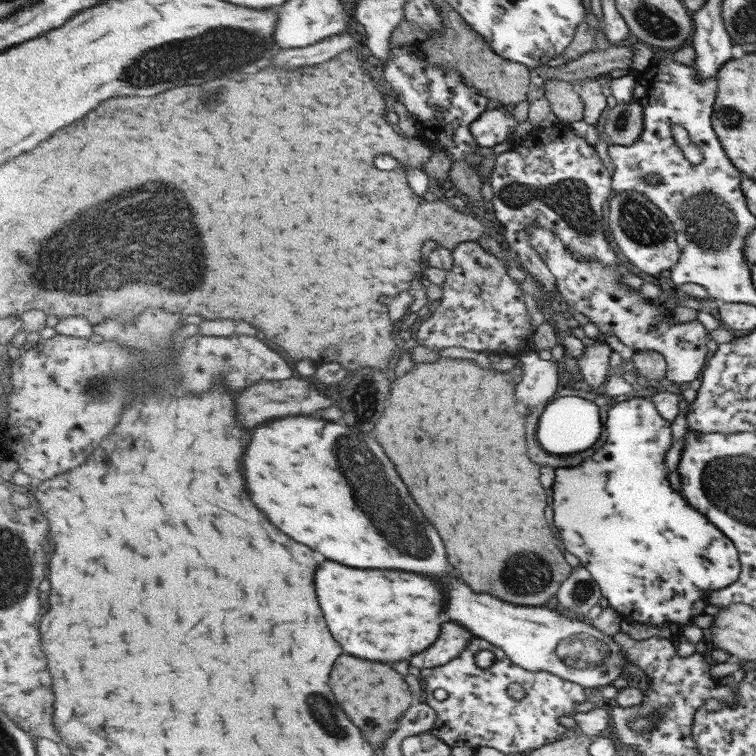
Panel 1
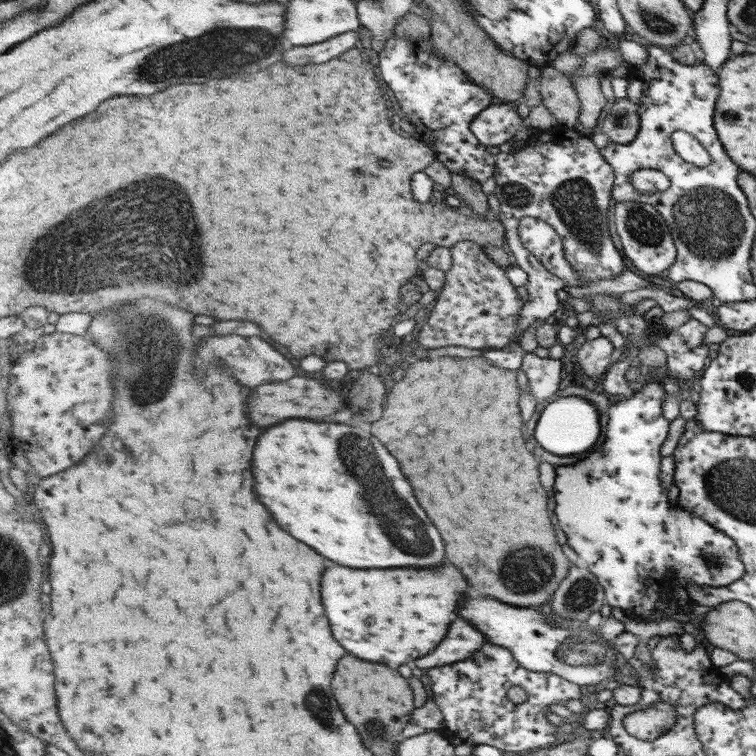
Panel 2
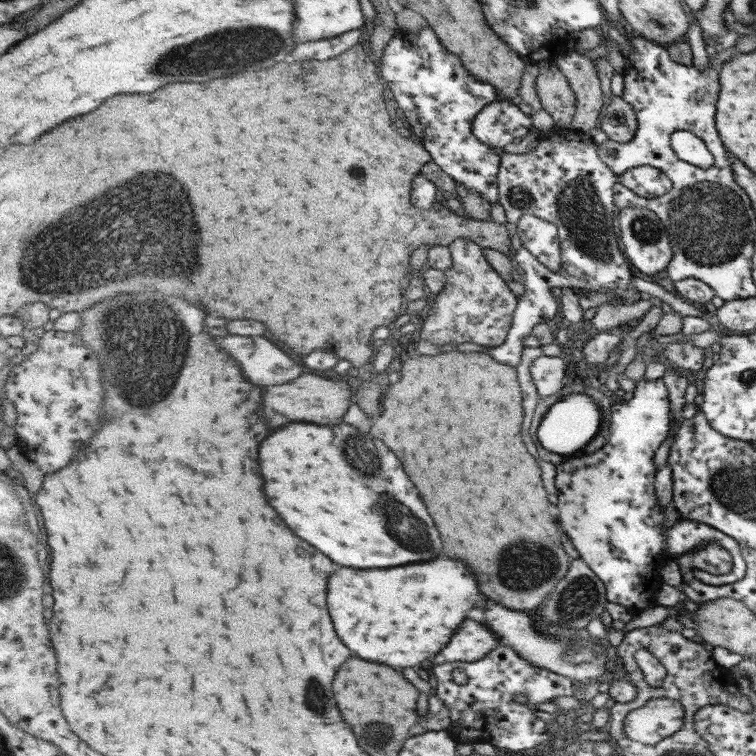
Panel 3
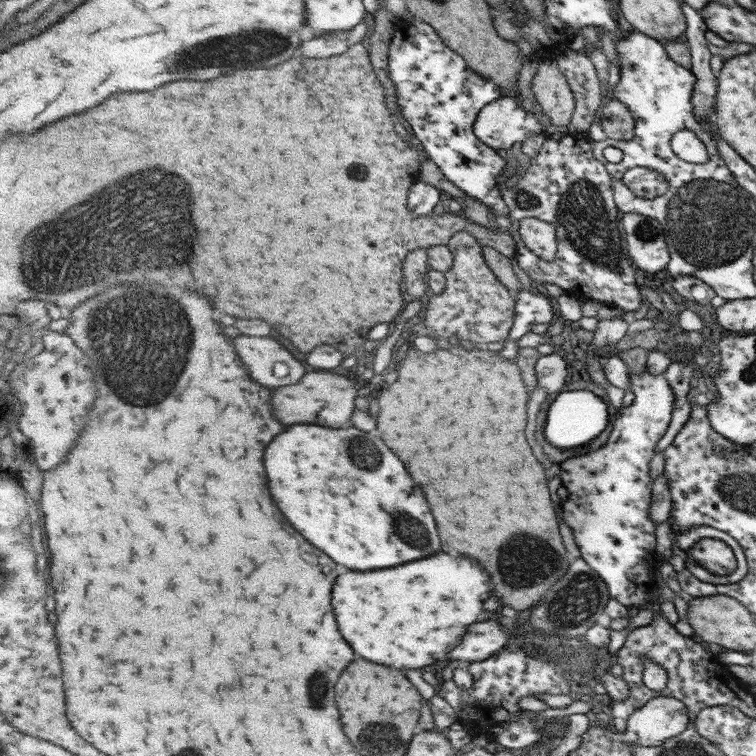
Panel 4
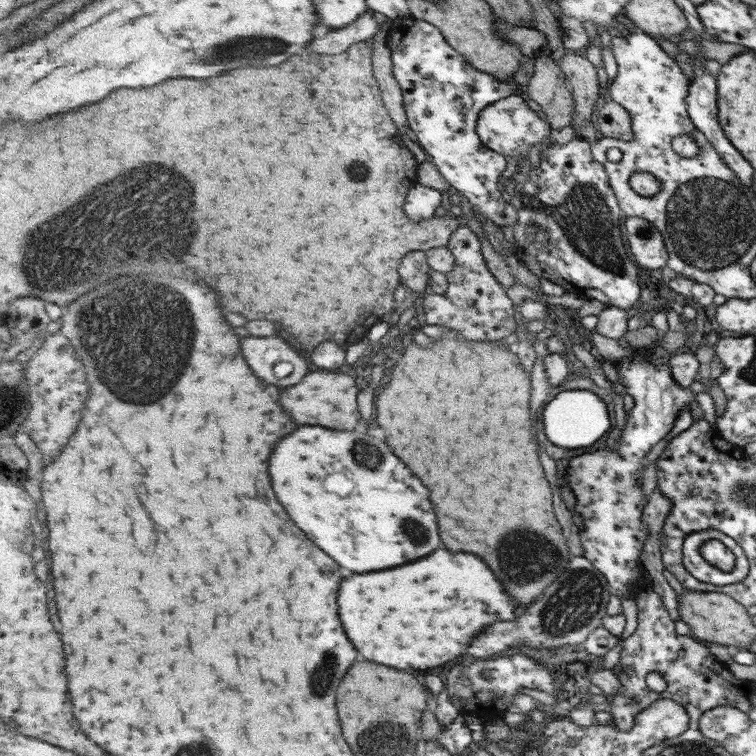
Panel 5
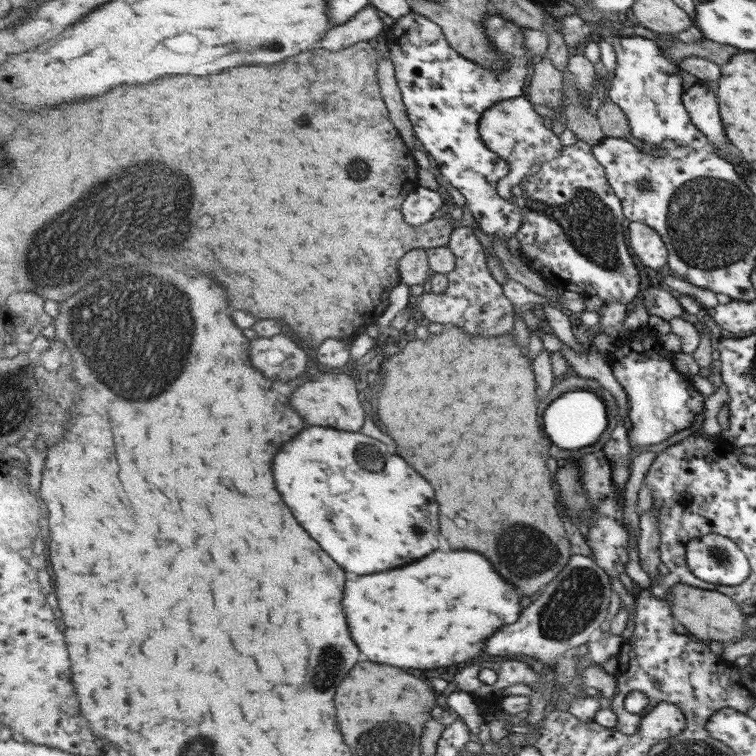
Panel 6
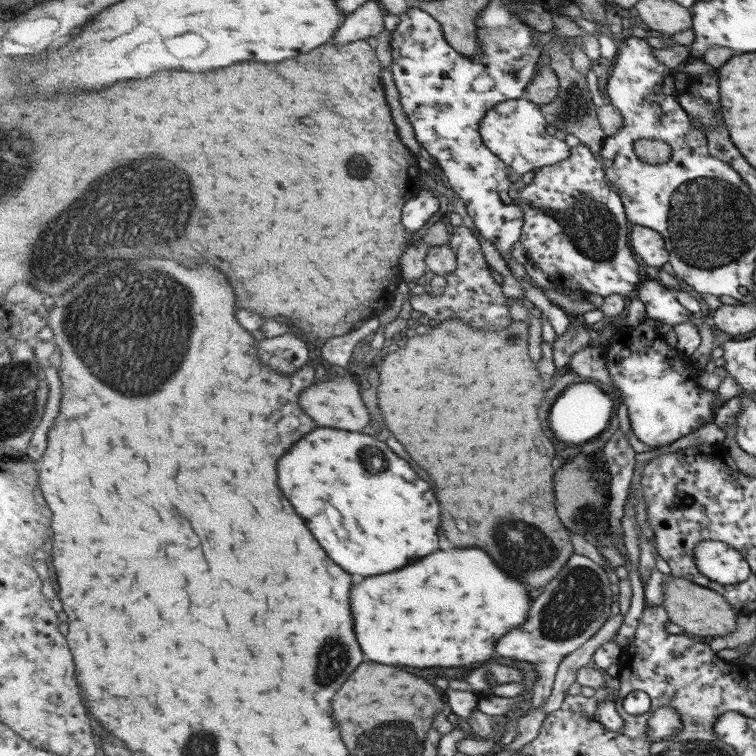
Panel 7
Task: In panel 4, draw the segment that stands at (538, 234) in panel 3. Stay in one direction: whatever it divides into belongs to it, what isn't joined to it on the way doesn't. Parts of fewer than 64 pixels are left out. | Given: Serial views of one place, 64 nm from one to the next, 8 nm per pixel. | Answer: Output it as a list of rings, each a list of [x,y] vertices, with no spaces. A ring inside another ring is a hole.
[[[524,218],[521,222],[521,236],[527,248],[552,261],[558,253],[557,226],[537,218]]]

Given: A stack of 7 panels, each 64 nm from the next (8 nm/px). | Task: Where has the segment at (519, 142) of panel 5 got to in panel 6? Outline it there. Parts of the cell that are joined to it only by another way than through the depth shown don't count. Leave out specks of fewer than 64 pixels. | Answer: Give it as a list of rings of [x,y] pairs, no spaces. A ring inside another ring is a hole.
[[[526,95],[494,104],[489,110],[486,110],[478,126],[479,133],[486,145],[503,157],[511,167],[511,172],[496,182],[497,194],[508,200],[511,195],[519,191],[521,178],[528,176],[529,170],[535,164],[542,165],[559,158],[564,149],[559,136],[545,126],[543,116],[538,113],[538,110],[535,110],[533,102]]]

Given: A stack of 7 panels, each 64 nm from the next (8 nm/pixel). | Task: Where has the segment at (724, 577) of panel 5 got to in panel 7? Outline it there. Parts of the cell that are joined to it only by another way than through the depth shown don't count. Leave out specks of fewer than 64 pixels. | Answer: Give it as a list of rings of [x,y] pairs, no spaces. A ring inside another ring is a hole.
[[[704,540],[695,551],[695,564],[717,584],[733,586],[747,580],[750,568],[742,552],[720,540]]]

